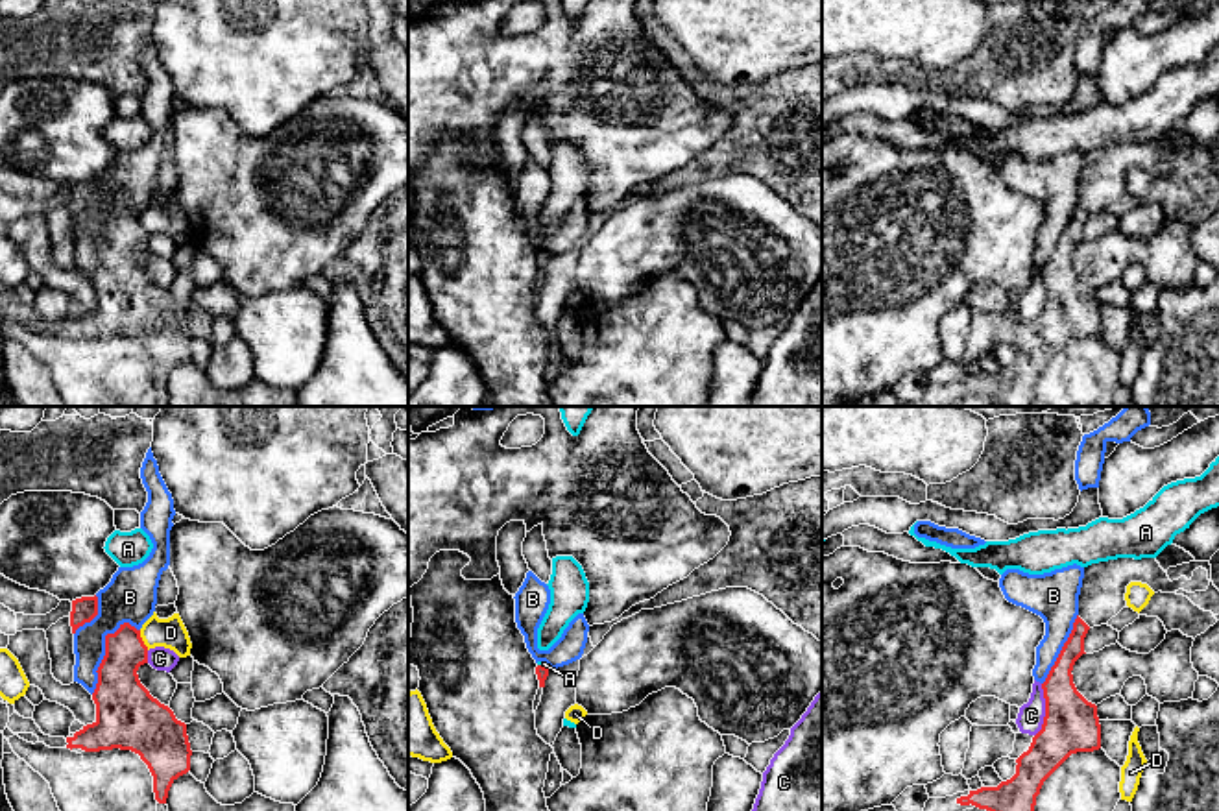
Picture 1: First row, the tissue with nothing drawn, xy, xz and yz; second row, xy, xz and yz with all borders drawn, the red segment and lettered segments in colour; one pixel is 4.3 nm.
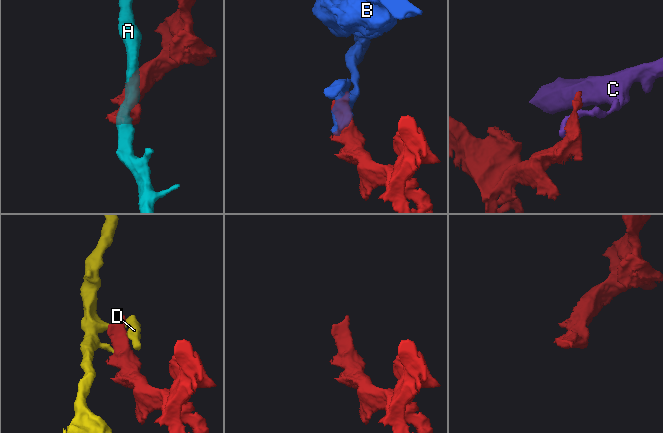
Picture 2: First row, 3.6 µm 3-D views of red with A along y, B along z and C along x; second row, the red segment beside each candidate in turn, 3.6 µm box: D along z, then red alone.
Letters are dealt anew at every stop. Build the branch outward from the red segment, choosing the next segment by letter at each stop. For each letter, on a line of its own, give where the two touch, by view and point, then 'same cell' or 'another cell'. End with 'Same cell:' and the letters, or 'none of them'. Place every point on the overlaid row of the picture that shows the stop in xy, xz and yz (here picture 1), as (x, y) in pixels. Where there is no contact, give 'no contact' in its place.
A: xz (542, 665) | another cell
B: xy (106, 654) | another cell
C: yz (1046, 710) | another cell
D: xy (141, 640) | another cell
Same cell: none of them

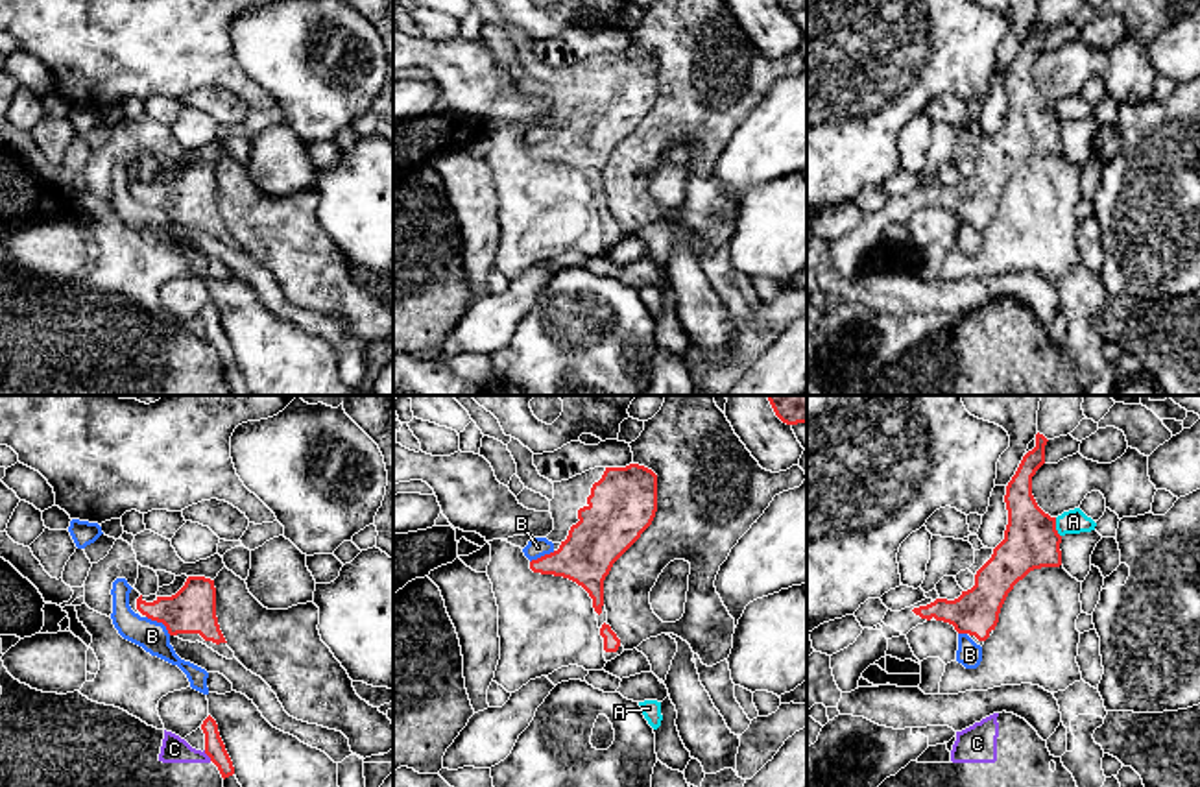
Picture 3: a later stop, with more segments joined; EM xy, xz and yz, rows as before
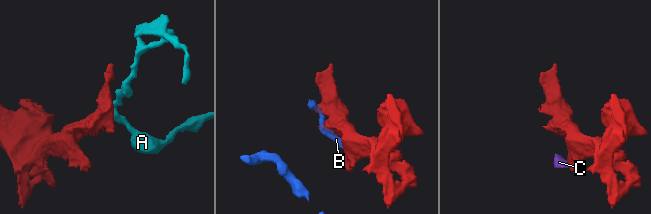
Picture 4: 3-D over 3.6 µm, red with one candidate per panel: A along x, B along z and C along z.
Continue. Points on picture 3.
A: yz (1055, 527) | another cell
B: xy (159, 621) | another cell
C: xy (207, 754) | another cell
Same cell: none of them

